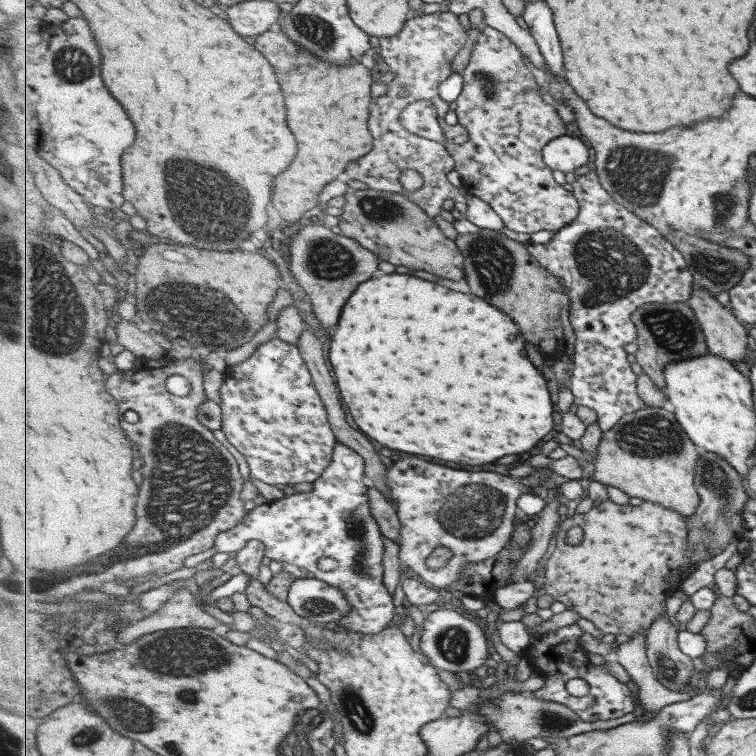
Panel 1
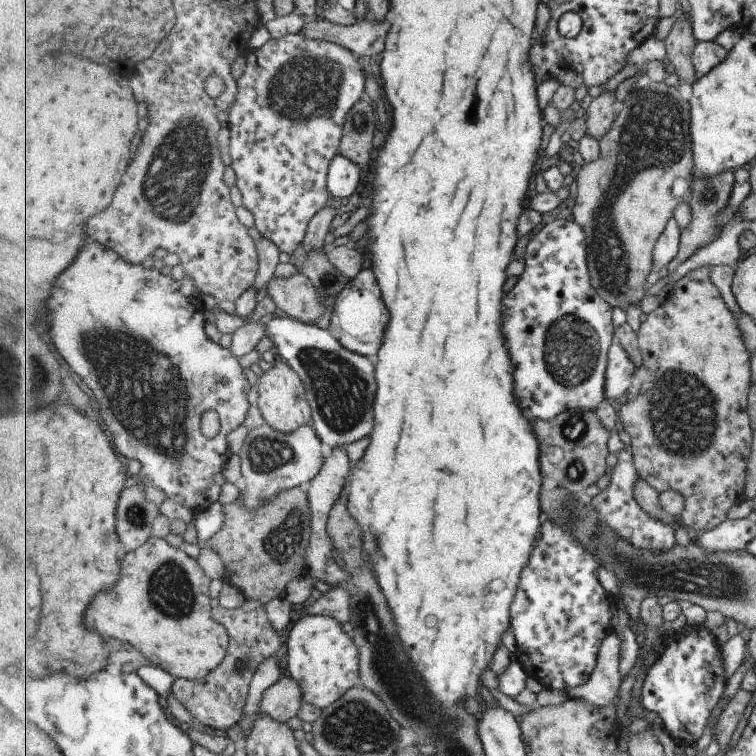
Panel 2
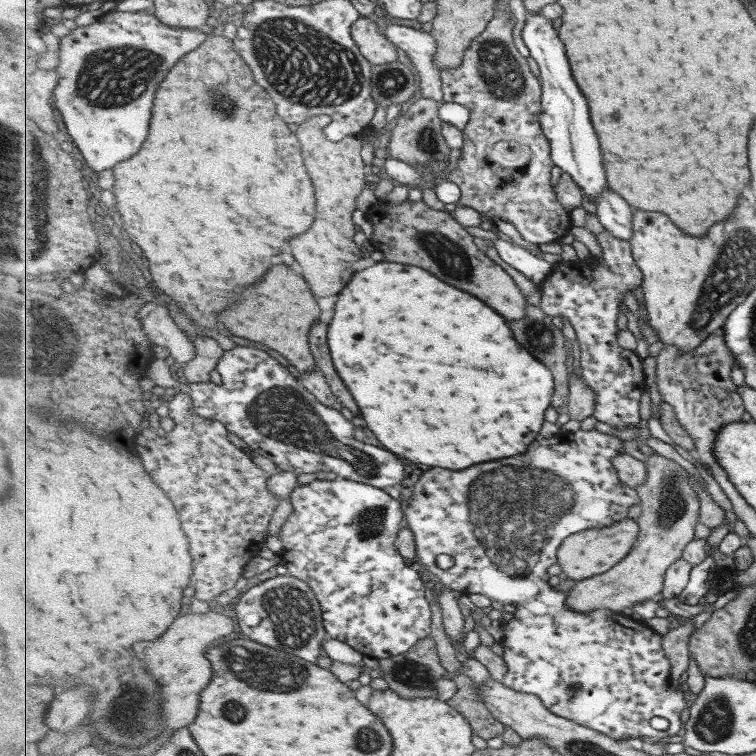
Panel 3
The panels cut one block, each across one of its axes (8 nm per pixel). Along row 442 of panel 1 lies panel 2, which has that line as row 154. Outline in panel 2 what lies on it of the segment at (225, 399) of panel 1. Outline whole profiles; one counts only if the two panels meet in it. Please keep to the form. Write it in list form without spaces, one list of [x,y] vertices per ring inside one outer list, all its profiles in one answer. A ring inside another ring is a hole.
[[[301,33],[288,34],[277,40],[270,39],[265,46],[255,49],[247,57],[247,63],[242,76],[237,80],[238,95],[230,109],[227,109],[229,128],[232,134],[232,151],[231,156],[233,164],[231,170],[236,174],[237,187],[243,196],[243,204],[252,210],[256,218],[256,228],[258,232],[266,239],[272,240],[283,252],[293,254],[295,250],[303,248],[306,234],[313,217],[324,207],[329,205],[331,201],[331,191],[328,189],[328,174],[330,166],[334,158],[339,153],[342,146],[342,138],[344,137],[344,129],[346,128],[346,118],[350,114],[350,110],[354,108],[365,95],[365,68],[359,60],[359,55],[351,52],[341,46],[327,41],[316,41],[309,39]]]

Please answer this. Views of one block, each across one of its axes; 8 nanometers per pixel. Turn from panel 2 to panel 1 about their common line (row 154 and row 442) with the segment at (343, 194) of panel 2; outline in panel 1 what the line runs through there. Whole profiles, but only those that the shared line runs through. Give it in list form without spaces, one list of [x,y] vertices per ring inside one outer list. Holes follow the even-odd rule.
[[[341,441],[337,442],[332,464],[315,481],[315,488],[306,494],[292,494],[272,502],[265,502],[253,508],[243,522],[219,534],[214,548],[216,553],[238,553],[249,541],[260,540],[266,546],[266,556],[272,561],[280,561],[305,568],[315,578],[327,582],[335,588],[340,588],[349,599],[352,609],[342,620],[332,626],[345,631],[359,631],[363,634],[379,634],[392,624],[399,622],[395,613],[393,595],[383,584],[383,538],[379,523],[371,512],[370,497],[367,494],[369,485],[366,476],[366,460],[353,447]],[[331,557],[337,560],[335,570],[325,572],[319,568],[319,558]]]

